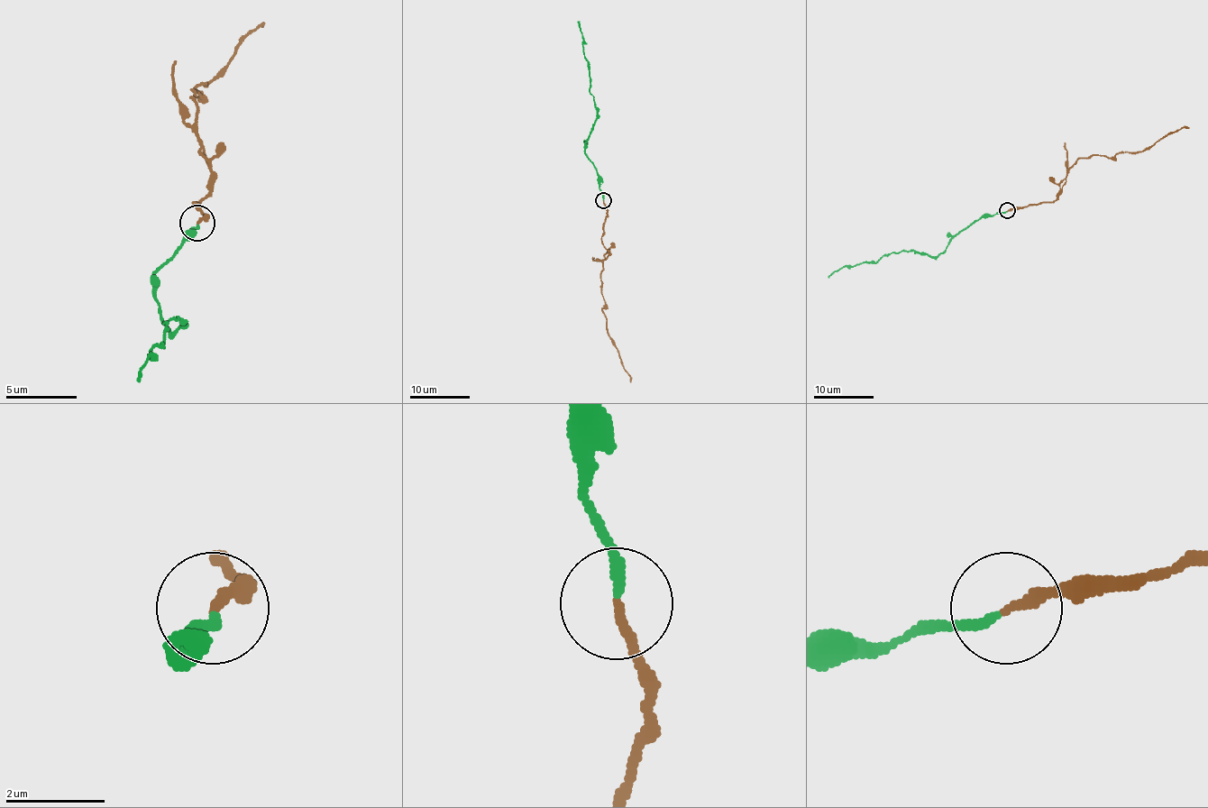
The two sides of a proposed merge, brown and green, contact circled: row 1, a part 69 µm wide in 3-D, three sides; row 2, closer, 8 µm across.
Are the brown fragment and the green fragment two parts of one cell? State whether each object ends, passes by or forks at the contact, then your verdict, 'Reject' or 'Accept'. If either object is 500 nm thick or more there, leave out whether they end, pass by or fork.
At the ring brown ends. At the ring green ends. Reject

